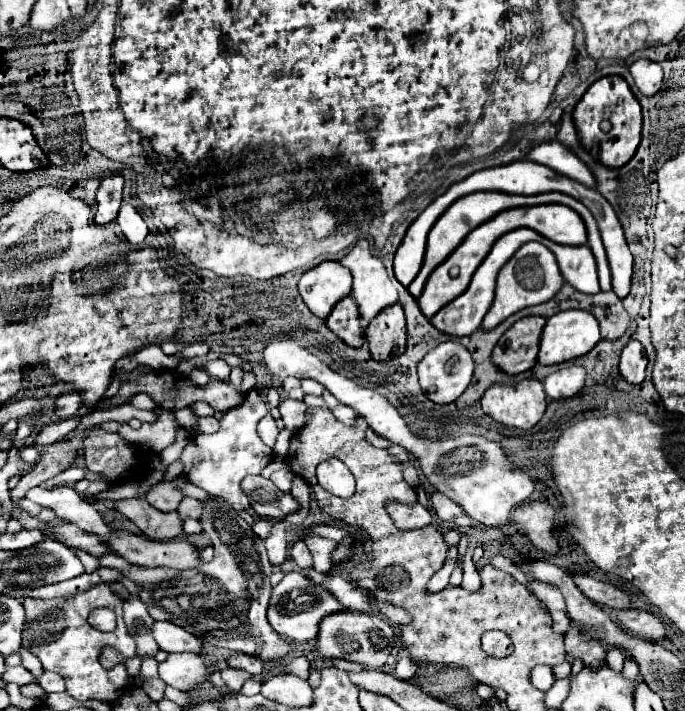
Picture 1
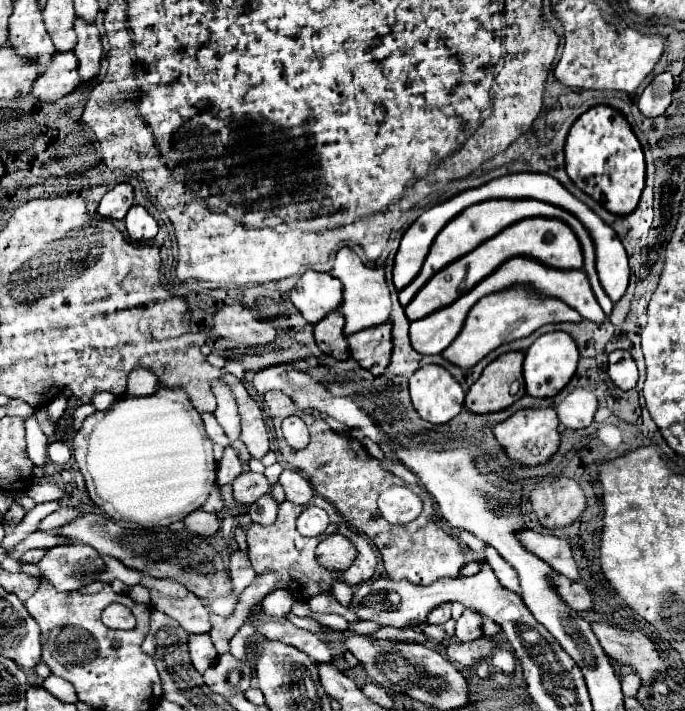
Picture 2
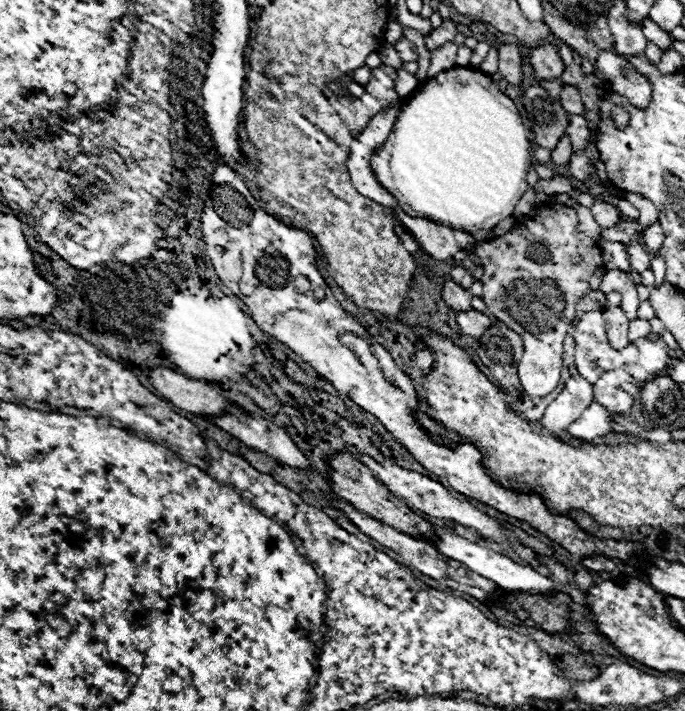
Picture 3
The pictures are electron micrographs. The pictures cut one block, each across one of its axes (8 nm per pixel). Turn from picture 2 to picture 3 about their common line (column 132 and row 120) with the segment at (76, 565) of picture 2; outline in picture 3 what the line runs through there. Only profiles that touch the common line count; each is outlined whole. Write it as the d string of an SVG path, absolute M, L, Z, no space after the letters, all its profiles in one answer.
M570 116L570 124L568 124L568 130L566 130L566 136L572 140L574 152L586 148L586 144L592 138L592 130L588 128L584 116Z

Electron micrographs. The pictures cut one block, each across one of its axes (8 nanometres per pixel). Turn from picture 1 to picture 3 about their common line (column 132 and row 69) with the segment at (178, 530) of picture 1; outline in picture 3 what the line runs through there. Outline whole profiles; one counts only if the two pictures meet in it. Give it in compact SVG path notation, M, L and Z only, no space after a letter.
M514 44L500 46L498 66L500 66L498 72L504 76L504 80L508 80L514 86L522 84L522 54L520 54L518 46L514 46Z

